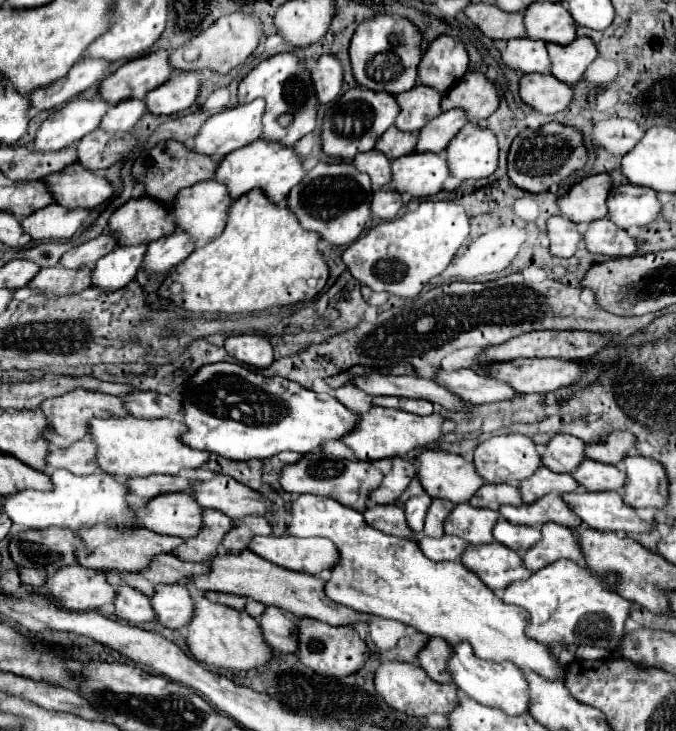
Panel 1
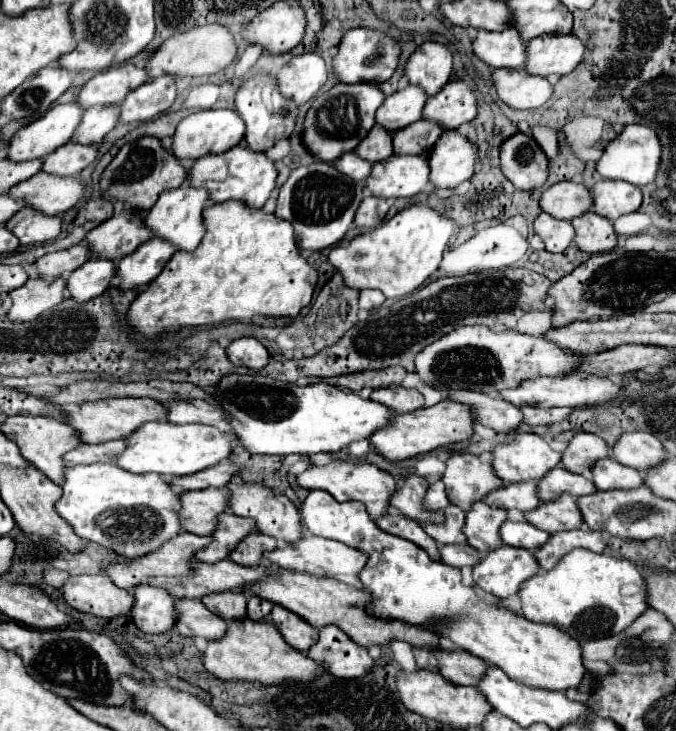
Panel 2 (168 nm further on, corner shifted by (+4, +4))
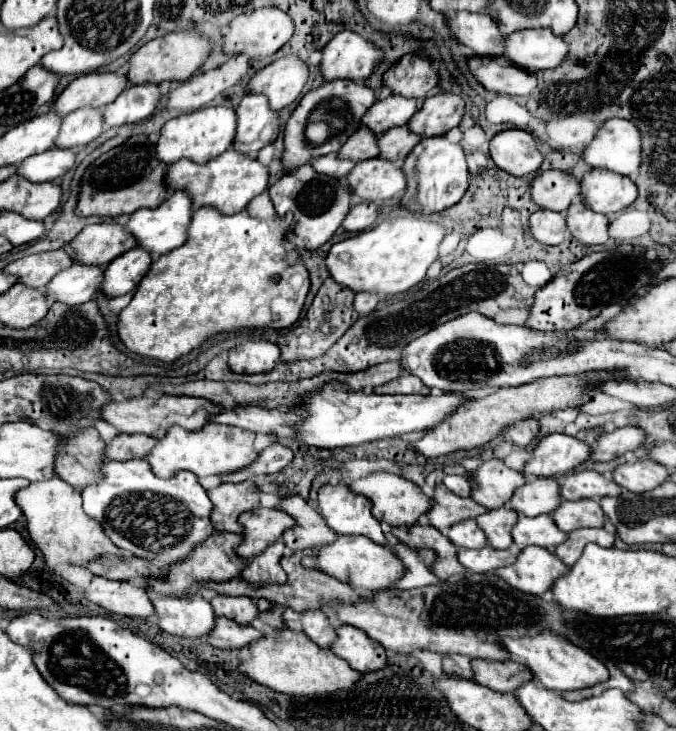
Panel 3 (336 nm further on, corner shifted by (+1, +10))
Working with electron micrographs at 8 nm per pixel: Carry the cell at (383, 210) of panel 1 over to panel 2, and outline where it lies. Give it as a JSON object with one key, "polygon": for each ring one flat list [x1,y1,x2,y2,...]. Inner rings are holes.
{"polygon":[[368,195,368,197,360,203,360,207,358,207,354,223,356,223,358,227,372,229,372,227,376,227,376,225,380,225,380,223,384,221,388,209,390,209,390,203,388,203,386,199]]}

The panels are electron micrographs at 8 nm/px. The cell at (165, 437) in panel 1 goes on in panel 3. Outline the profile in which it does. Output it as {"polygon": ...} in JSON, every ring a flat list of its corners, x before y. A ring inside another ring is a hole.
{"polygon":[[209,423,201,431,185,431,183,427,171,427,167,431,165,439,159,439,157,445,153,447,153,453,145,457,149,465,153,467,153,473,157,477,173,477,177,471,193,471,197,477,207,477,207,475,227,475,235,473,247,465,251,465,259,451,255,449,255,433,229,427,229,425,219,425,219,423]]}

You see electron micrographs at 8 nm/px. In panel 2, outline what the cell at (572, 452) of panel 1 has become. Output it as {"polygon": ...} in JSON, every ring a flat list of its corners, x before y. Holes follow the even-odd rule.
{"polygon":[[580,431,570,439,566,451,562,453,562,467,590,477,590,467,602,457,608,457,608,445,598,435]]}

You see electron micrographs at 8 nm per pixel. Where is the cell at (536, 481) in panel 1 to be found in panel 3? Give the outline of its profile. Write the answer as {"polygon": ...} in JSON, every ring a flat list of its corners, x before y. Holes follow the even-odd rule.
{"polygon":[[573,471,561,481,561,495,569,501,603,499,621,495,623,487,595,471]]}

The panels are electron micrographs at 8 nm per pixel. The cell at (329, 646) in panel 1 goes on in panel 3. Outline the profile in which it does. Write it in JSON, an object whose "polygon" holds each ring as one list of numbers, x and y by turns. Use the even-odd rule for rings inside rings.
{"polygon":[[343,625,337,629,337,641,331,647,331,651,345,659,355,671,359,673,369,673,383,669,387,665,387,655,385,647,365,635,365,631,353,627,353,625]]}

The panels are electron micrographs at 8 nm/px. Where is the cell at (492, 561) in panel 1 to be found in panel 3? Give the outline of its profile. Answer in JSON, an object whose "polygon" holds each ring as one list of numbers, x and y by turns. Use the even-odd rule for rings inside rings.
{"polygon":[[527,547,517,555,517,563,497,571,497,575,503,575,501,579,523,593,543,595,567,571,569,567,561,563,555,553,549,553,543,547]]}

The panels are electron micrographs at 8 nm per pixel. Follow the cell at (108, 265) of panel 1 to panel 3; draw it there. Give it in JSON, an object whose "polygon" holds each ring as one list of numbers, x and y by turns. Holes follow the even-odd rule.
{"polygon":[[71,265,69,269,63,269,57,273,45,287,45,297,51,301,59,301,65,305,81,305,93,299,93,295,99,291,103,277,101,267,89,267,89,265]]}

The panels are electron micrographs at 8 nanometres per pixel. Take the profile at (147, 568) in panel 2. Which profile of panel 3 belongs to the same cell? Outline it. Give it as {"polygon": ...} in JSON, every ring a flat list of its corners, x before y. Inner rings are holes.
{"polygon":[[217,531,213,537,209,537,205,543,201,543,197,547,197,551,191,553,191,557,175,567,169,567,167,571,167,579,161,581,161,579,153,579,153,581,147,581,147,587,161,593,161,595,177,595,177,597,183,597,185,593,197,589,199,583,205,583,205,581,215,581,215,583,223,583,223,581,231,581,233,577,239,577,241,571,245,569,245,559,241,559,235,549,241,545,245,537,243,535,237,535,237,533,221,533]]}

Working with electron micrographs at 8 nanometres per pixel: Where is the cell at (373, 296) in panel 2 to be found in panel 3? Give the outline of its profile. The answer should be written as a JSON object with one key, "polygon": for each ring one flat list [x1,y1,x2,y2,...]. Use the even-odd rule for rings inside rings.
{"polygon":[[357,293,353,307,359,315,369,315,377,307,377,303,379,303,379,297,373,297,373,295,367,295,367,293]]}

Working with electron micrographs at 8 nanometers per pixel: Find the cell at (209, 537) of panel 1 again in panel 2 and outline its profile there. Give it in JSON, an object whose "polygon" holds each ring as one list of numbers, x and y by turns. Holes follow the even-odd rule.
{"polygon":[[222,513,218,515,216,531,210,535,210,545,196,551,194,559,204,563,216,563,226,559,234,549,234,543,238,543,238,539,242,539,242,535,248,535,250,531,256,531,254,521,246,517,236,517,232,513]]}

